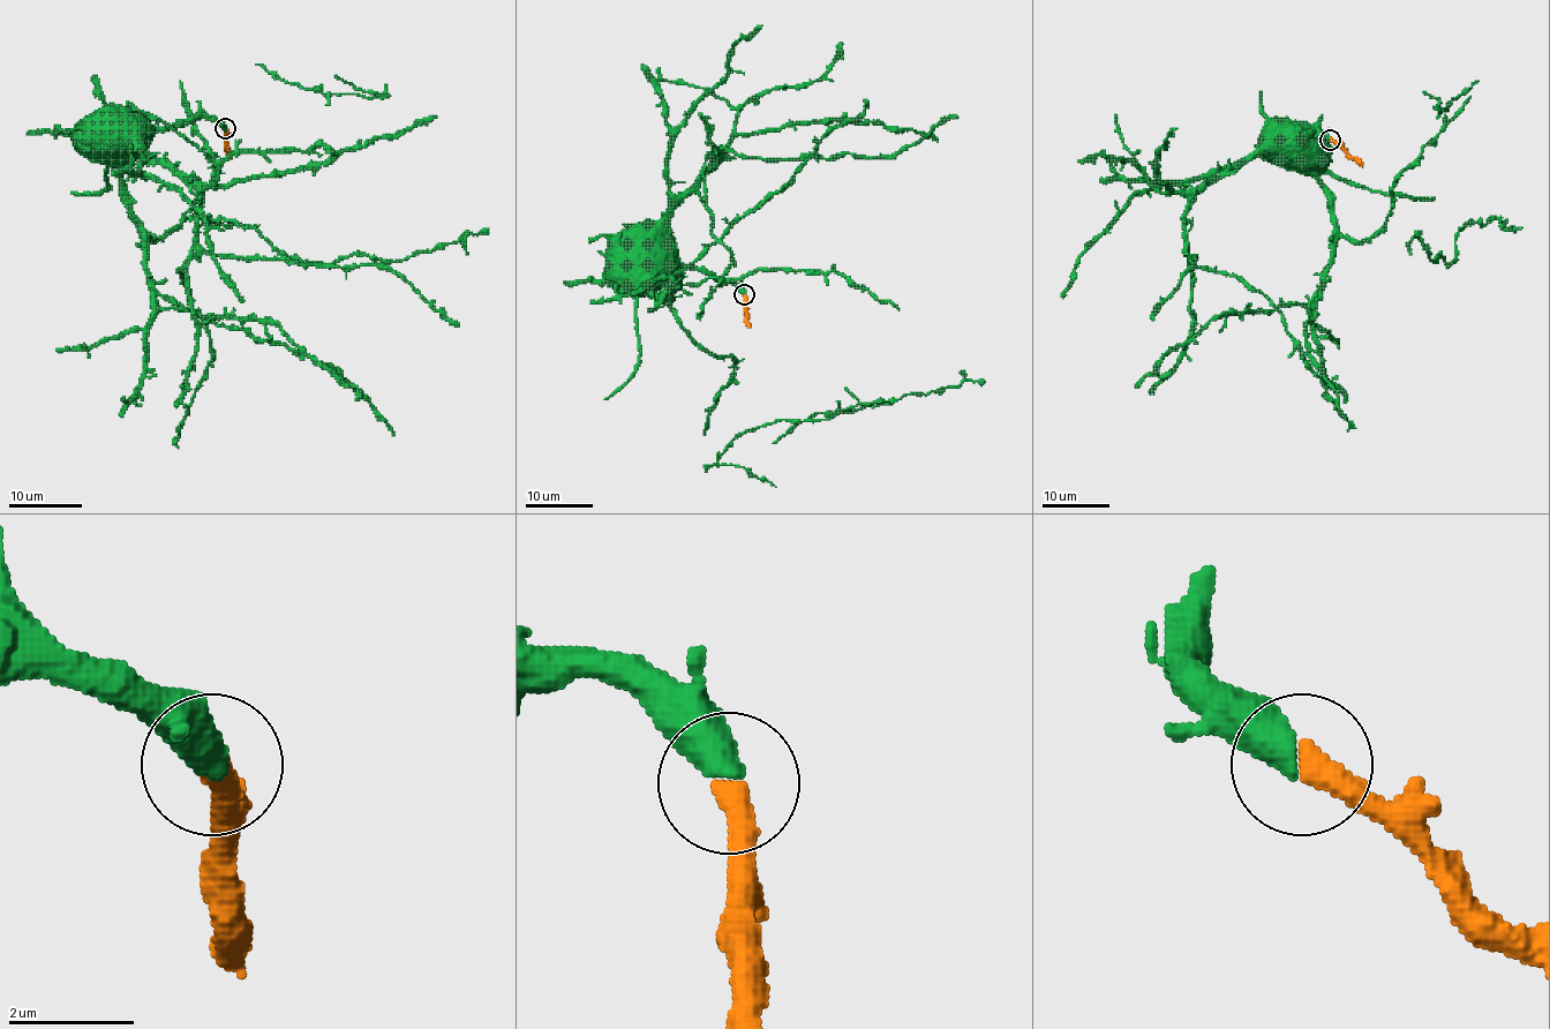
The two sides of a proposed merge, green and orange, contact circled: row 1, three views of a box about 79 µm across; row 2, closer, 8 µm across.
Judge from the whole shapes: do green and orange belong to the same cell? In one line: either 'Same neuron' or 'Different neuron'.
Same neuron

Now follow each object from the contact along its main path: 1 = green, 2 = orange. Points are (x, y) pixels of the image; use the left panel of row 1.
1: (224, 129), (210, 118), (193, 118), (173, 127), (141, 127), (130, 133)
2: (224, 129), (224, 143), (232, 158)

